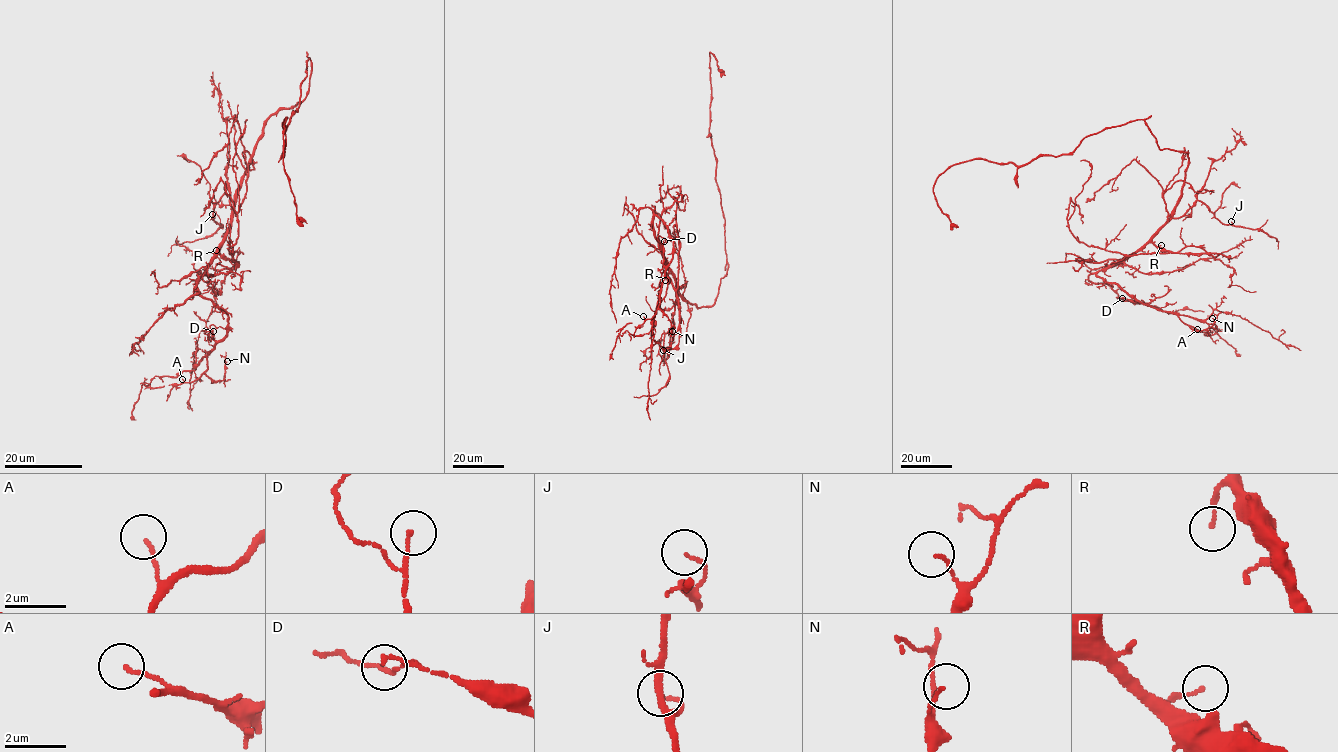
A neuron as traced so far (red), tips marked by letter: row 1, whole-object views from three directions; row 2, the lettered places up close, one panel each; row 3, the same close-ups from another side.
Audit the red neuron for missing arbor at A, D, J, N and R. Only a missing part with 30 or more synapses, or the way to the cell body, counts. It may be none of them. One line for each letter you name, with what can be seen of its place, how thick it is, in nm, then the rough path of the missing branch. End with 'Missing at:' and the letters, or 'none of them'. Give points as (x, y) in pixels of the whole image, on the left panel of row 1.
D: Place: (213, 331). Thickness 100 nm. Course of what is missing: (213, 331), (220, 334), (227, 330), (238, 314)
Missing at: D

